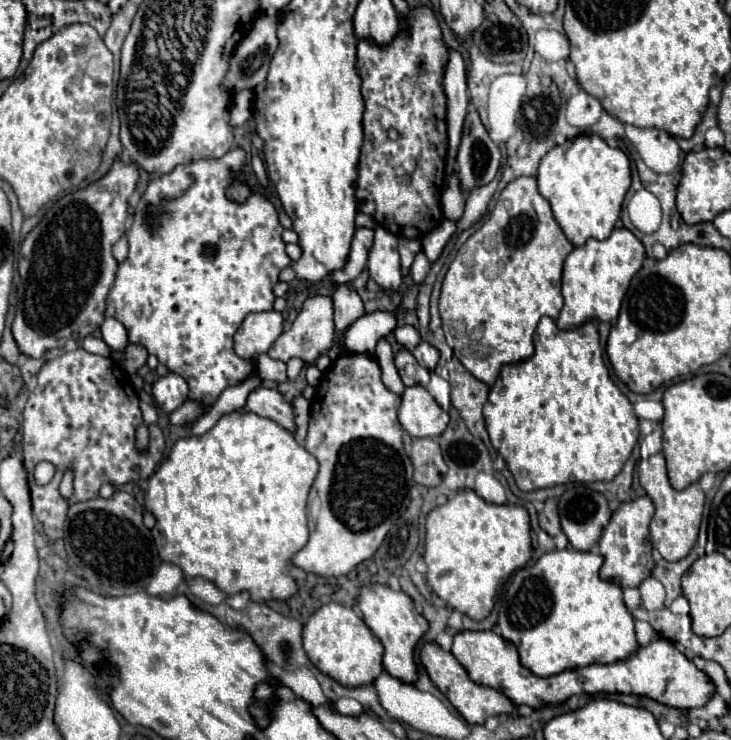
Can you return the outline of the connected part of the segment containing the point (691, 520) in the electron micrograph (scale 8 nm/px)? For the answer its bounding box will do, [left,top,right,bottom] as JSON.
[638,453,705,561]

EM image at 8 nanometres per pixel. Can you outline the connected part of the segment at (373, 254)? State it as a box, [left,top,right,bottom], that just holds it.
[368,227,402,291]

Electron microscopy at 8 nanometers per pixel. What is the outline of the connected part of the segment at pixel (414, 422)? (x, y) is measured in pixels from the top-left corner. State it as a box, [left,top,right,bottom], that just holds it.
[398,385,450,439]

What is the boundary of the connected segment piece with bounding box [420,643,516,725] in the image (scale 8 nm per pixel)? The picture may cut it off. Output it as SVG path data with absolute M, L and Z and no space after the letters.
M426 643L422 649L420 649L420 659L430 675L430 679L436 683L436 687L448 697L448 701L458 709L458 713L468 721L468 723L484 723L488 717L492 715L508 715L508 713L514 713L514 703L502 693L502 691L496 691L496 689L490 689L490 687L484 687L484 685L478 685L474 683L466 669L458 663L458 659L450 653L450 651L444 651L440 645L436 643Z

